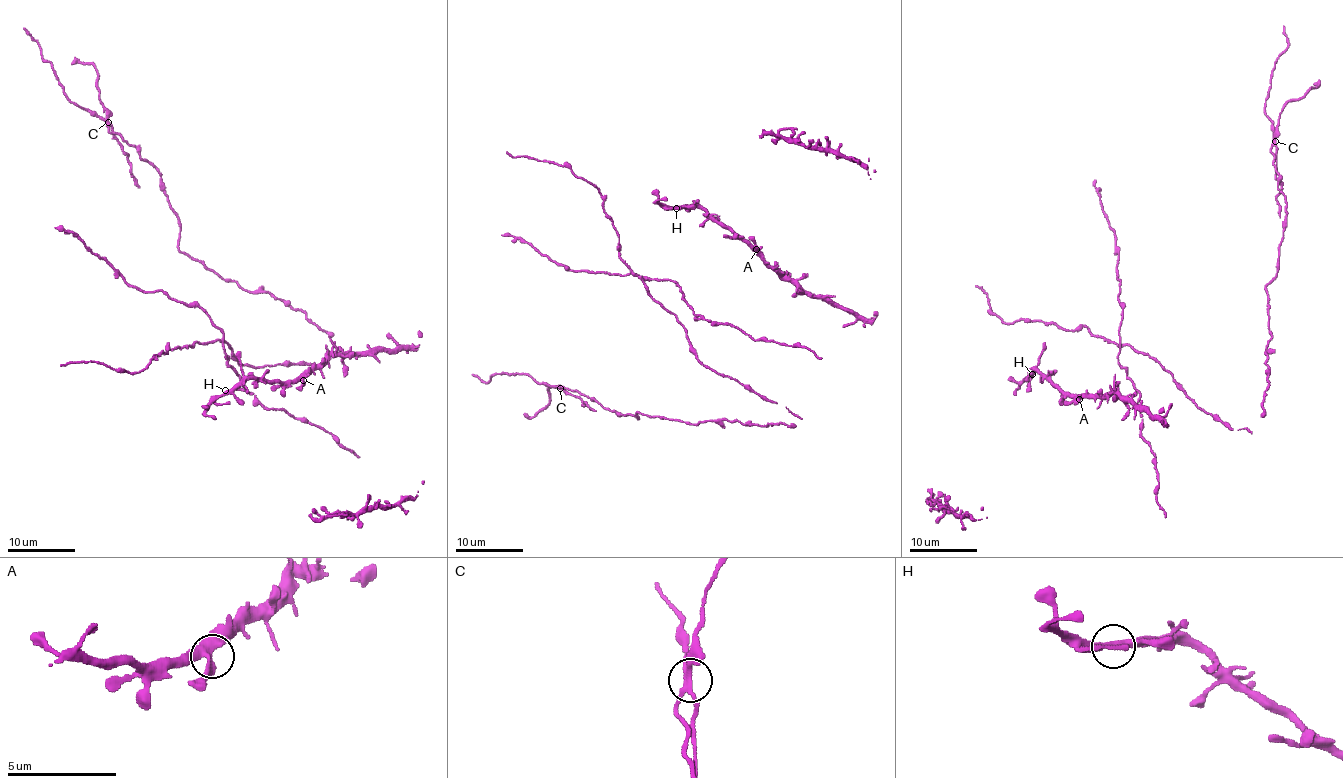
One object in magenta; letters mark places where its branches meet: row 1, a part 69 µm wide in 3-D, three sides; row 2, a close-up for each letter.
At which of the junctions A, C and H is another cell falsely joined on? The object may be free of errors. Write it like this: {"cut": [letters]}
{"cut": ["C"]}

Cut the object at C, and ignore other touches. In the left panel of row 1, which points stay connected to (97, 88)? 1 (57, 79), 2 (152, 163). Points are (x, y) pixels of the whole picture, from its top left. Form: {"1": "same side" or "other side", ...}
{"1": "other side", "2": "other side"}

